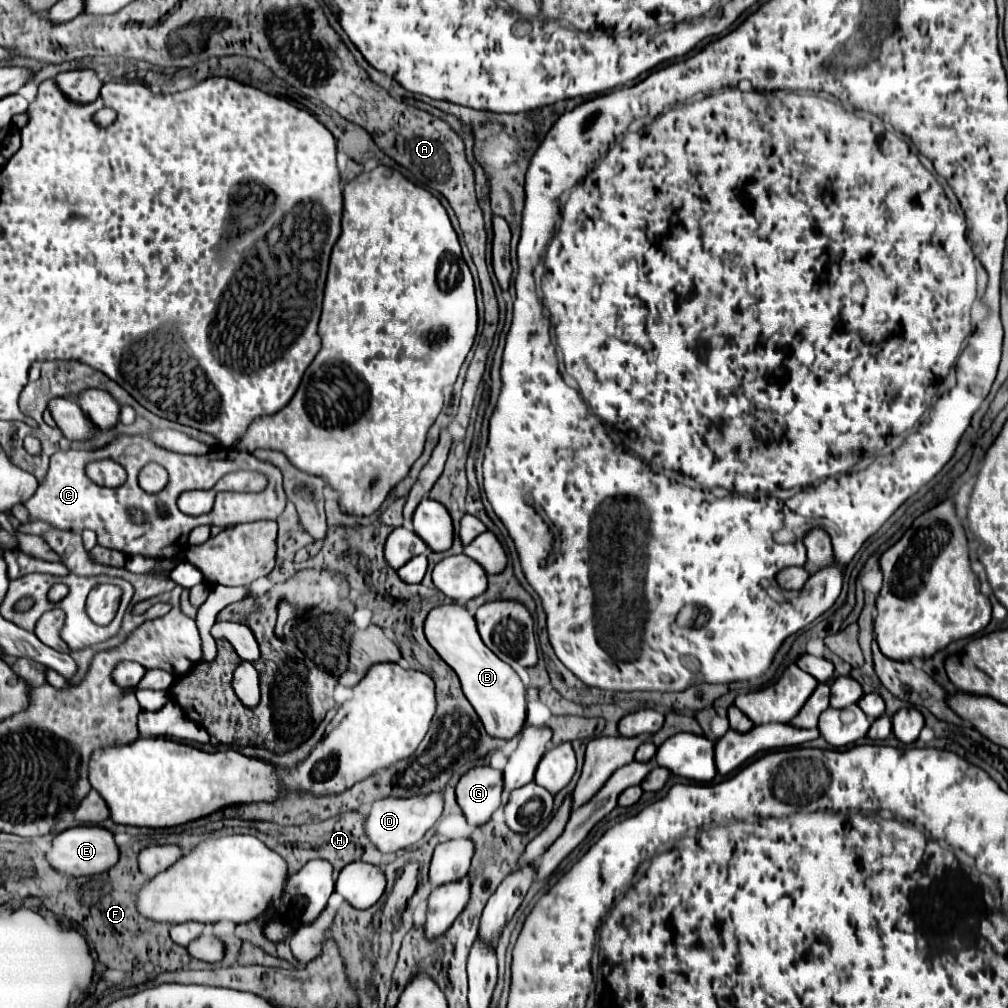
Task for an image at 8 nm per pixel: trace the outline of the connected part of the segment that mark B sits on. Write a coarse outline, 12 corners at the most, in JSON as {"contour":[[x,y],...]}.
{"contour":[[438,605],[424,621],[488,735],[518,737],[524,683],[484,645],[474,615]]}

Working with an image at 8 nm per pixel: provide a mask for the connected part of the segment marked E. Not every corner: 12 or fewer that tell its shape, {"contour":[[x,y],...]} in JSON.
{"contour":[[104,827],[56,835],[48,861],[66,875],[106,873],[120,859]]}

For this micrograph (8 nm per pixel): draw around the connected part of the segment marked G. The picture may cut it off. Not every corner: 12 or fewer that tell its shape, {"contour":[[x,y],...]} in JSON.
{"contour":[[474,767],[456,785],[472,827],[500,807],[502,771]]}

